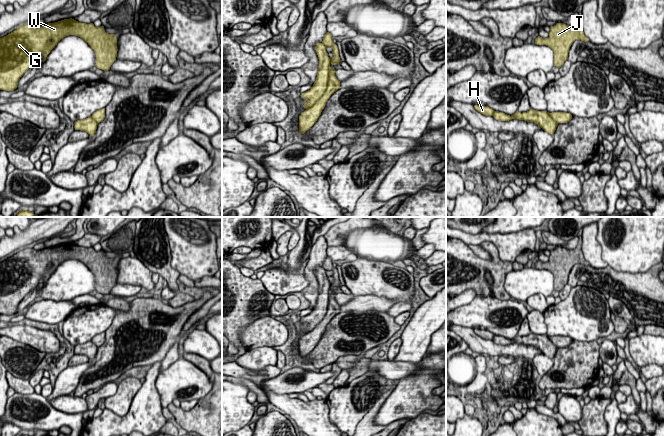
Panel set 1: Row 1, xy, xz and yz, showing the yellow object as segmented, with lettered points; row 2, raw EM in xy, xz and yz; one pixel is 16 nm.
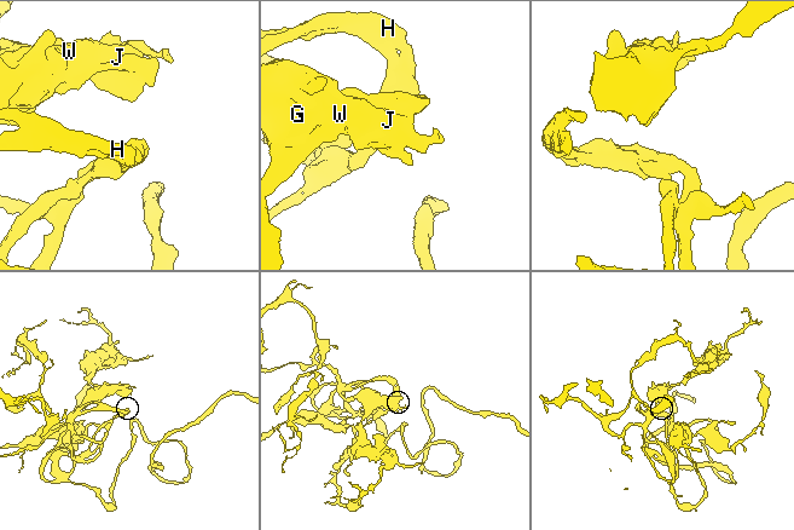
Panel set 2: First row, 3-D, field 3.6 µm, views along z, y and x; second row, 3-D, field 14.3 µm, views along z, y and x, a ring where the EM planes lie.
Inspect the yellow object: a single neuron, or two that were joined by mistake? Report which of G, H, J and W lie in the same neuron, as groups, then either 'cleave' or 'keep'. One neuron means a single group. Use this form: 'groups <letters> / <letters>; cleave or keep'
groups G H J W; keep

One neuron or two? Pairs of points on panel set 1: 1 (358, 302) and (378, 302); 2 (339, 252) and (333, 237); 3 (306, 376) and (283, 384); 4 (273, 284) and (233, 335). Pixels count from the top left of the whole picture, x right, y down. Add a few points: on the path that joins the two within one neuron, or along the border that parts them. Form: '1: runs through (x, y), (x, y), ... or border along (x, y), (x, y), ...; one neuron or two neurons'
1: runs through (363, 302), (373, 302); one neuron
2: border along (342, 245), (331, 245), (328, 247); two neurons
3: runs through (301, 381), (289, 383); one neuron
4: border along (259, 279), (263, 286), (274, 295); two neurons

